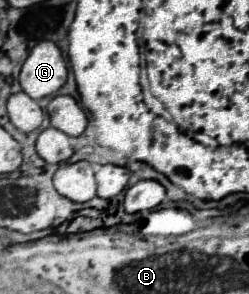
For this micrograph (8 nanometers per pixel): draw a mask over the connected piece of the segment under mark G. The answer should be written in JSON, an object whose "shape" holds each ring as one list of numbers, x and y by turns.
{"shape":[[40,41,28,55,20,71,20,85,32,99,54,95,68,77,66,61,52,41]]}

